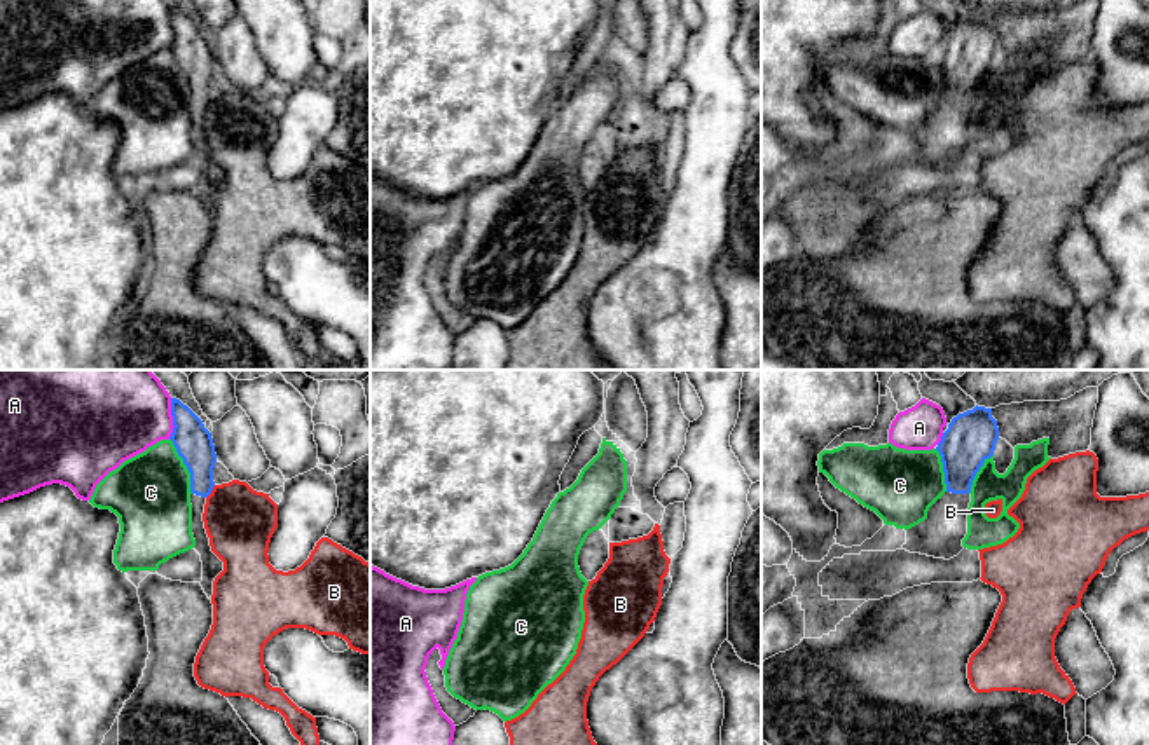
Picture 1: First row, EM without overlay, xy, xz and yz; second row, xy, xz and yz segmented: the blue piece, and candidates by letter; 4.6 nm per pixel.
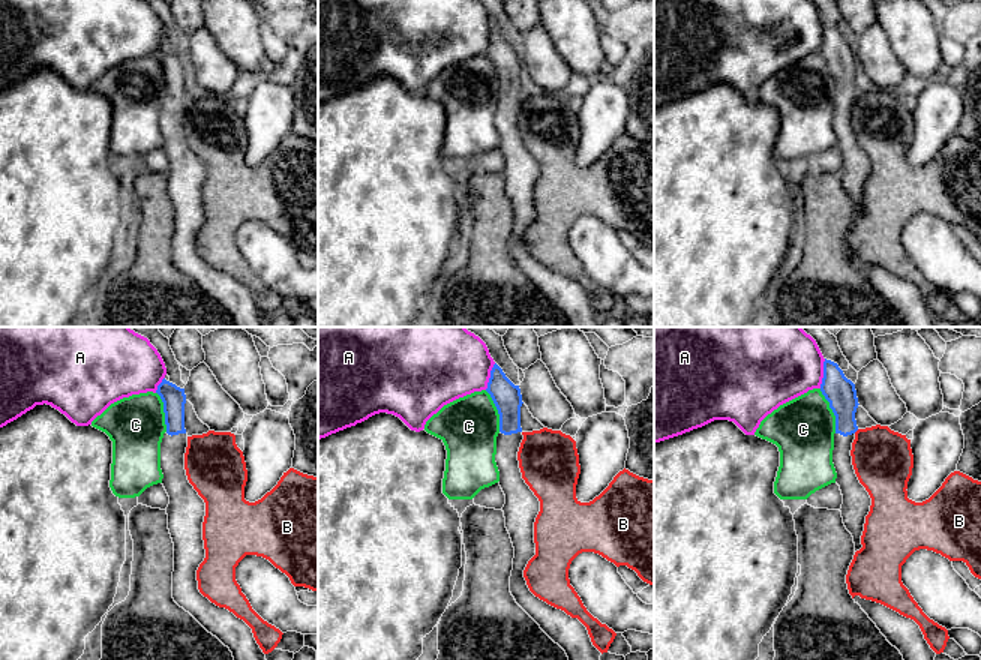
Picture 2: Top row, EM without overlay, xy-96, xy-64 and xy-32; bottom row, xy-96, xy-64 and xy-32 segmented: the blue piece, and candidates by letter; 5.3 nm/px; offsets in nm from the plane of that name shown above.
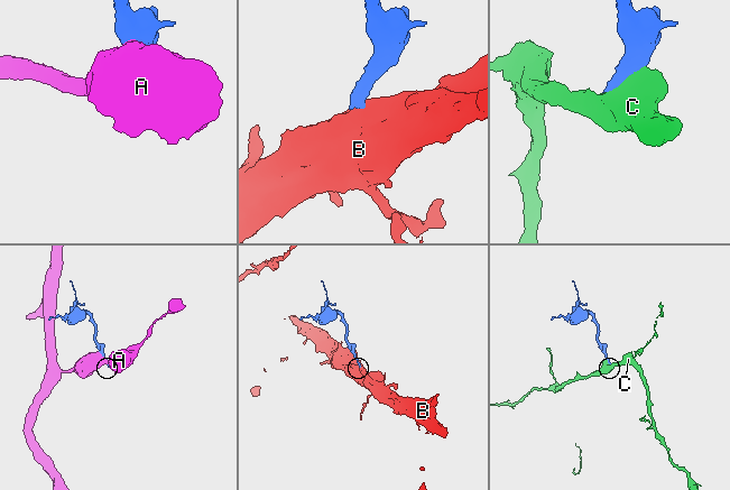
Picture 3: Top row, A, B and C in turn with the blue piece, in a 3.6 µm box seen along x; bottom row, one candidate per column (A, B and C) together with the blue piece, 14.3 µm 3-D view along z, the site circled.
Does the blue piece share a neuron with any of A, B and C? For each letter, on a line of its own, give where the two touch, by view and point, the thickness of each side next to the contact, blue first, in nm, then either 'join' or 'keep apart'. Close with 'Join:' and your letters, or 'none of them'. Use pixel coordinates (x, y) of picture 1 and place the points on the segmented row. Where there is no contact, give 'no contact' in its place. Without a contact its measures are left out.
A: xy (173, 419) | 170/440 nm | keep apart
B: xy (210, 492) | 170/320 nm | keep apart
C: xy (185, 464) | 170/360 nm | keep apart
Join: none of them

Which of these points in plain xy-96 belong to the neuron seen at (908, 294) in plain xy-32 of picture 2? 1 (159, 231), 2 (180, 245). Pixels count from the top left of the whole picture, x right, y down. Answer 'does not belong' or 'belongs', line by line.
1: does not belong
2: belongs

